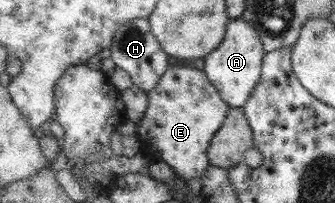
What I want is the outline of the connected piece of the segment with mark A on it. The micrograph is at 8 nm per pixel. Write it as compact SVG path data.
M232 19L225 41L204 58L203 69L221 97L231 106L243 108L262 80L263 63L267 52L261 35L253 24L243 19Z

